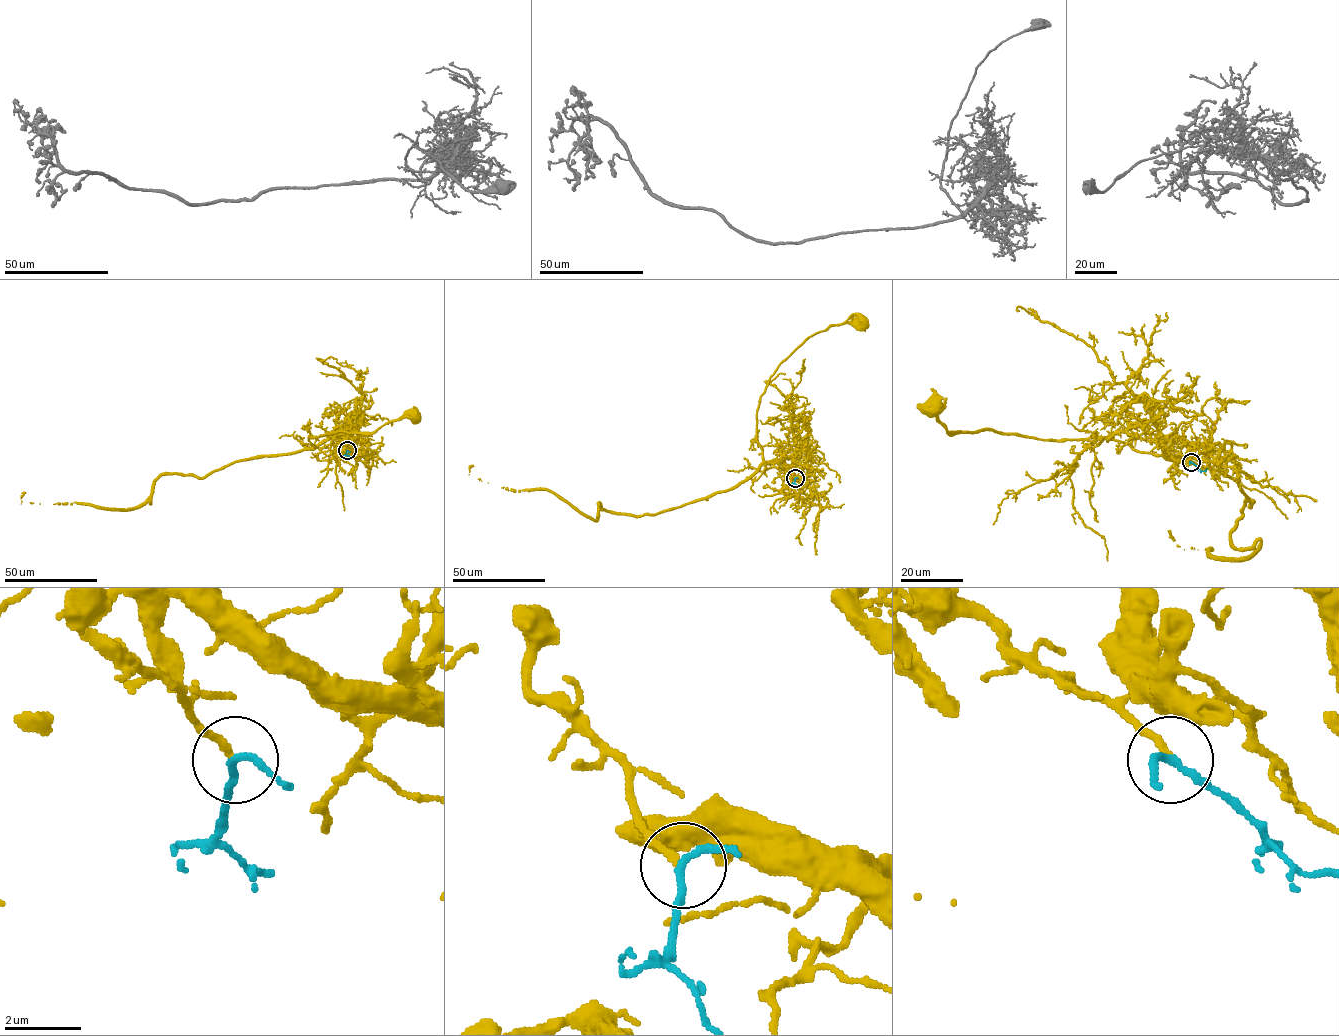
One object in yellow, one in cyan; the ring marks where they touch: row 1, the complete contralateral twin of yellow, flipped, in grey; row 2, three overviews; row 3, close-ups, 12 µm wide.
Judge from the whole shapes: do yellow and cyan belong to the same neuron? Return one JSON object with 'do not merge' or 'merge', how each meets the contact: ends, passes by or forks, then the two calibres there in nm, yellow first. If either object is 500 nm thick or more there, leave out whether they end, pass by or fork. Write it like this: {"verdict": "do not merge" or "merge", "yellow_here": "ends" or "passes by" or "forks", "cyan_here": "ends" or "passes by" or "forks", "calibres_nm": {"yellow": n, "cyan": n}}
{"verdict": "merge", "yellow_here": "ends", "cyan_here": "passes by", "calibres_nm": {"yellow": 180, "cyan": 180}}

